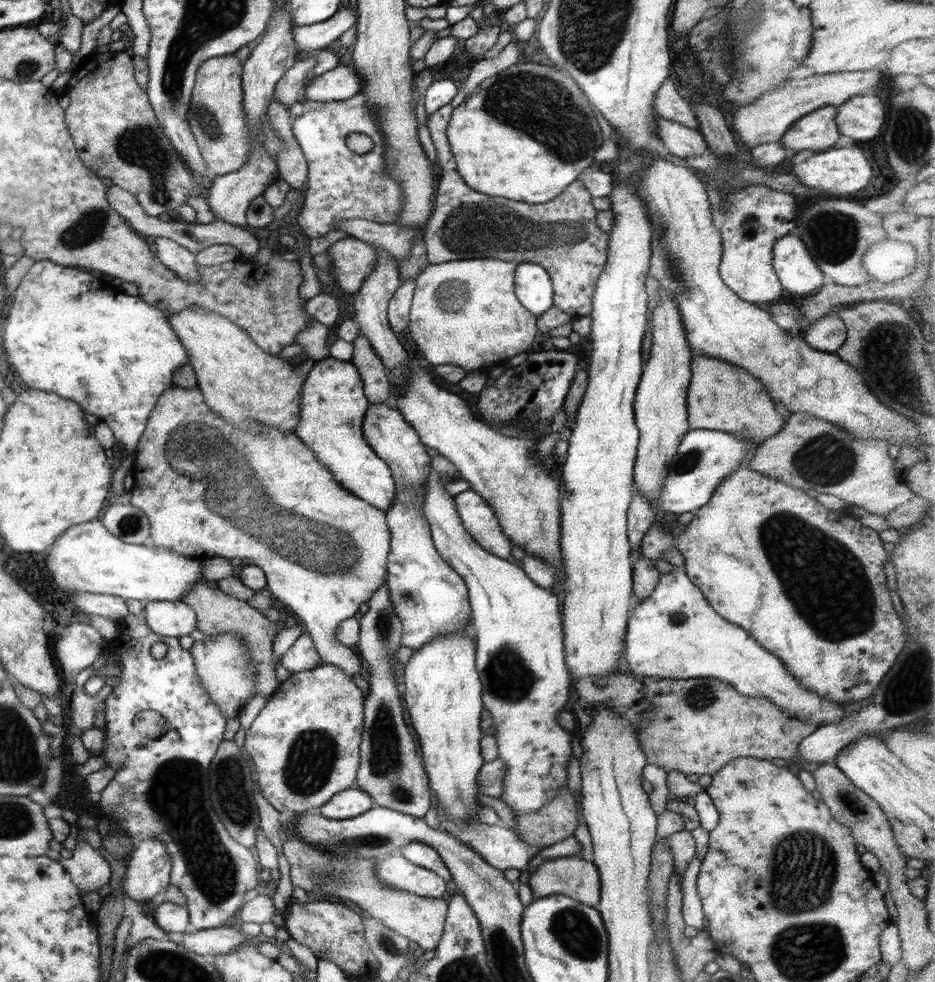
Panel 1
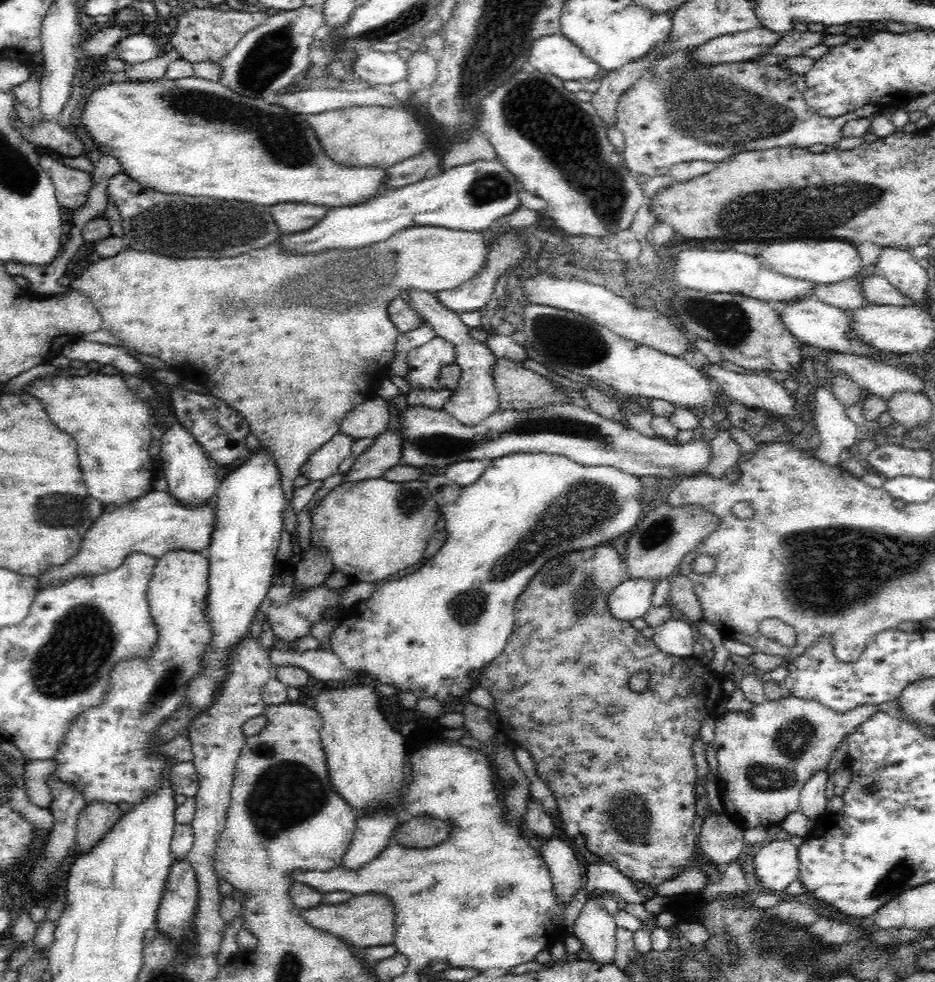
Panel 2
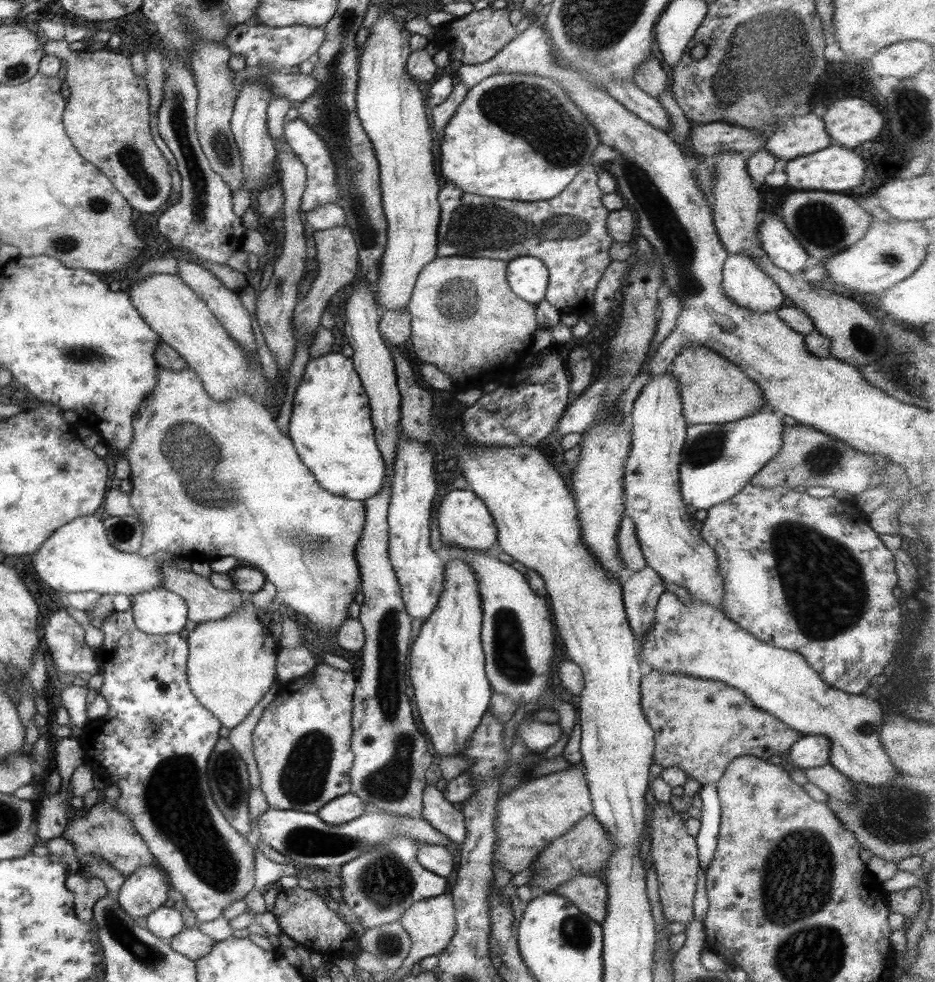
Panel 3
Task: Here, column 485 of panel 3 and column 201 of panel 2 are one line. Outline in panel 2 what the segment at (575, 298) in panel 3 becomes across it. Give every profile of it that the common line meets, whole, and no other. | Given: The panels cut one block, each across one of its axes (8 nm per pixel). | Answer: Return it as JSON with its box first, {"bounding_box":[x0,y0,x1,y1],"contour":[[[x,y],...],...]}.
{"bounding_box":[106,172,279,259],"contour":[[[120,172],[113,174],[112,178],[108,178],[106,183],[107,202],[111,202],[120,211],[122,216],[122,227],[125,232],[125,238],[123,239],[126,244],[130,245],[132,249],[141,250],[147,253],[155,255],[176,257],[183,259],[195,259],[195,258],[228,258],[233,256],[240,256],[240,254],[246,254],[251,250],[258,250],[272,244],[279,238],[279,230],[276,226],[275,219],[271,216],[271,206],[256,206],[256,204],[250,204],[250,202],[238,202],[238,204],[232,204],[232,202],[220,202],[220,200],[212,200],[212,198],[192,198],[192,196],[168,196],[168,194],[160,194],[153,190],[146,190],[139,184],[132,182],[126,174]]]}

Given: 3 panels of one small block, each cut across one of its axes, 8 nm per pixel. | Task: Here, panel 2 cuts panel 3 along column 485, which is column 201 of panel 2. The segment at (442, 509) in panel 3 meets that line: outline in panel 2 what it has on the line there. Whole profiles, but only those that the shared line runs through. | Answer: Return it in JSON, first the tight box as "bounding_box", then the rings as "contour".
{"bounding_box":[37,489,214,591],"contour":[[[153,489],[149,493],[143,494],[133,501],[117,506],[115,510],[102,510],[95,518],[92,526],[83,534],[79,551],[64,562],[62,566],[52,566],[50,570],[40,573],[37,577],[38,591],[50,588],[57,588],[66,585],[79,577],[96,577],[97,575],[108,574],[109,571],[121,568],[125,561],[134,554],[144,554],[152,556],[158,560],[166,553],[173,551],[190,551],[198,553],[211,541],[211,534],[214,530],[214,508],[211,506],[200,506],[200,508],[188,508],[182,506],[167,490],[157,491]]]}

